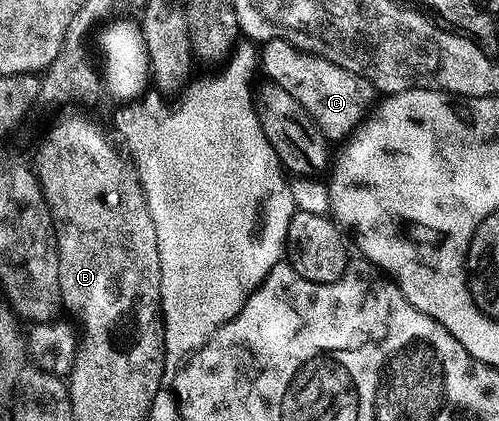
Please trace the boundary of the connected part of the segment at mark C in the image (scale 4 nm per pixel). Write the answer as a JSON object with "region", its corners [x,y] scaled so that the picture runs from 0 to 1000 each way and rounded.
{"region":[[[565,90],[533,100],[521,112],[519,157],[527,176],[531,166],[539,183],[533,188],[545,202],[567,209],[567,219],[599,238],[599,247],[627,278],[627,292],[643,306],[653,330],[697,330],[749,259],[752,216],[733,185],[711,171],[695,171],[695,162],[679,162],[679,152],[663,152],[663,143],[647,143],[591,114]]]}

